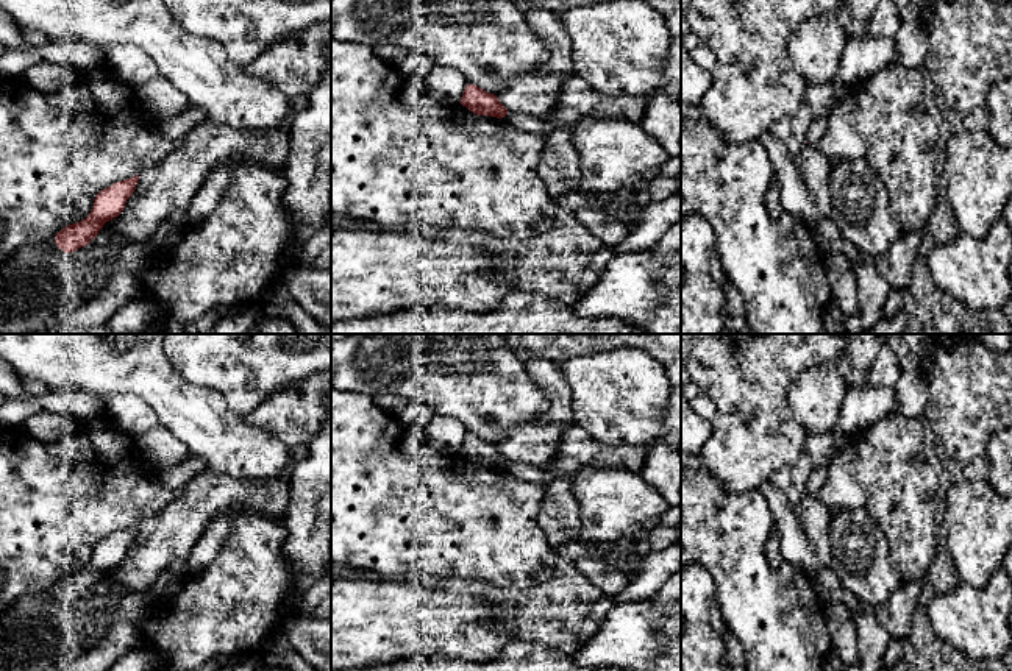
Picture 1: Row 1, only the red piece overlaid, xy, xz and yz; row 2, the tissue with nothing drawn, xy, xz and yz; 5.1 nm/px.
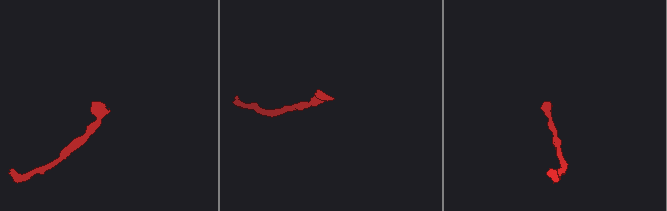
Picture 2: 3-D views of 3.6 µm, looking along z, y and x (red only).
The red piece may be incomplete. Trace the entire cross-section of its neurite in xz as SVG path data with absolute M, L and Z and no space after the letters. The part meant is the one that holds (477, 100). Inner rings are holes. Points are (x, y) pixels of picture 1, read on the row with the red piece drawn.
M475 84L465 86L459 103L476 115L503 119L515 128L539 134L543 139L553 131L553 128L543 119L509 112L498 101L497 95L483 91Z

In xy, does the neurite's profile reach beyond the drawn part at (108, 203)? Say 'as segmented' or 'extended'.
as segmented

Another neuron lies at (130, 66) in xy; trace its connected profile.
M119 45L106 53L111 73L123 84L137 87L159 75L155 61L139 48Z

